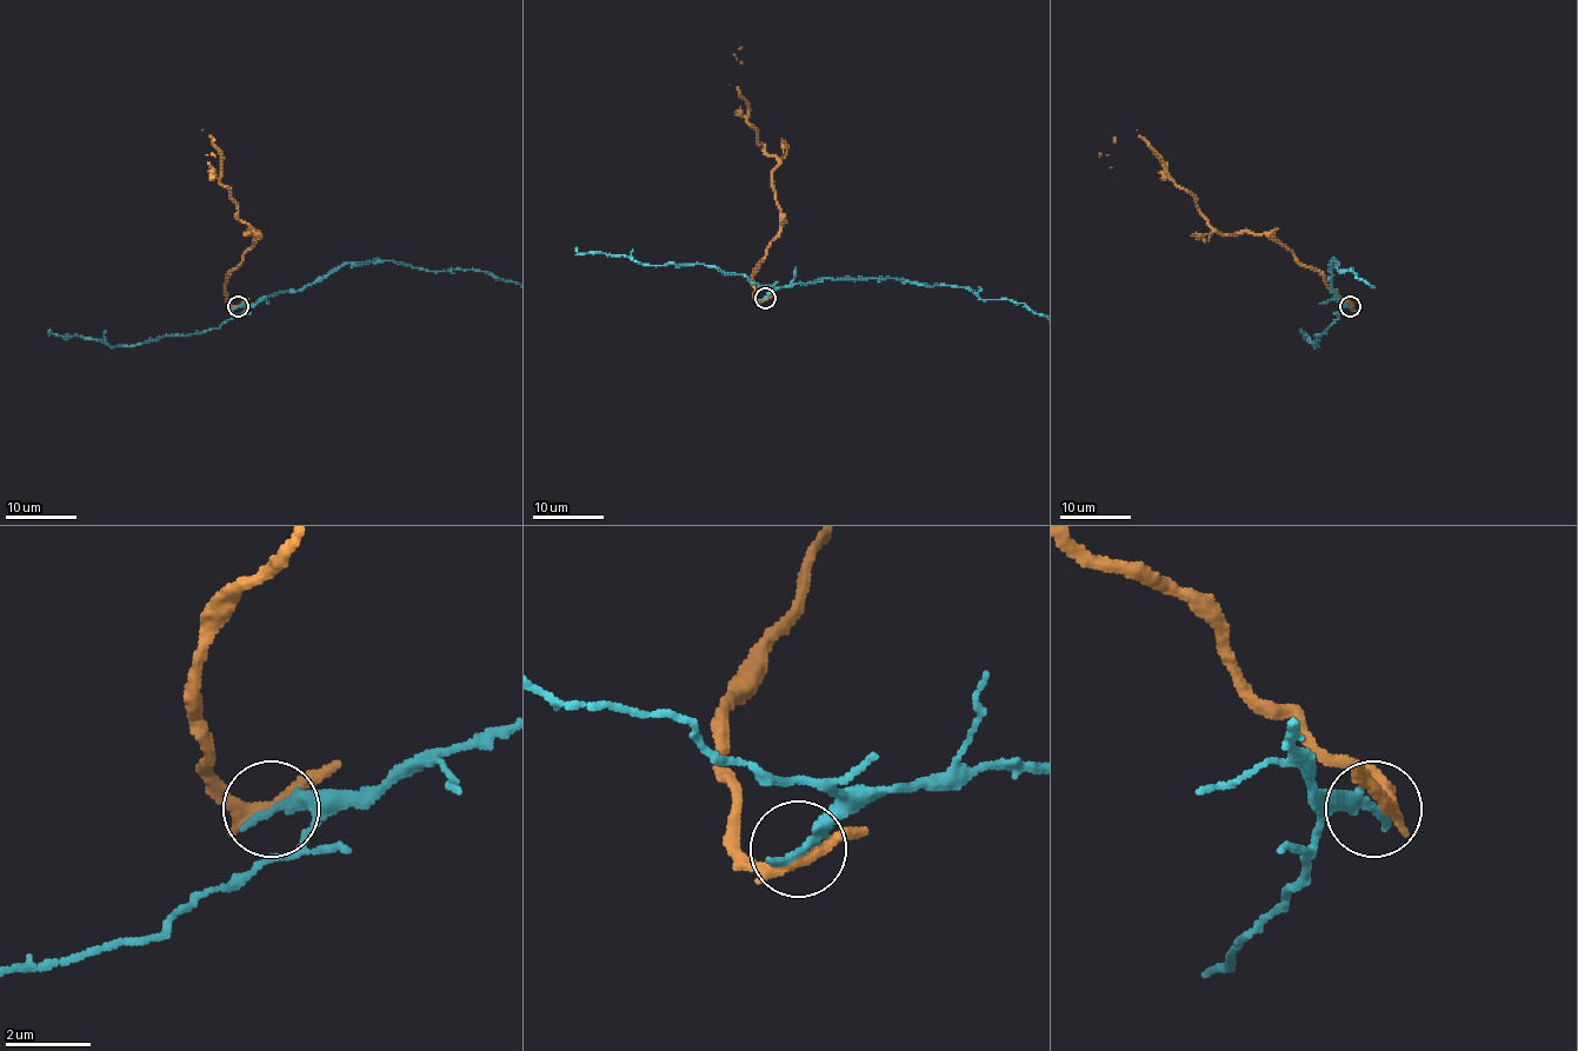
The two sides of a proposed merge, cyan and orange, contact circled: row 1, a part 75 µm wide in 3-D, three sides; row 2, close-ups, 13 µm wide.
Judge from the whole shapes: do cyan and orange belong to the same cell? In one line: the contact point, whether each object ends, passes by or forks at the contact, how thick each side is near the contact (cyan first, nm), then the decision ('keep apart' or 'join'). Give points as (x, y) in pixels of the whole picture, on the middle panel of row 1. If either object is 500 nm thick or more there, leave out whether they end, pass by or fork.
(765, 298) | cyan ends | orange passes by | 280/240 nm | keep apart

